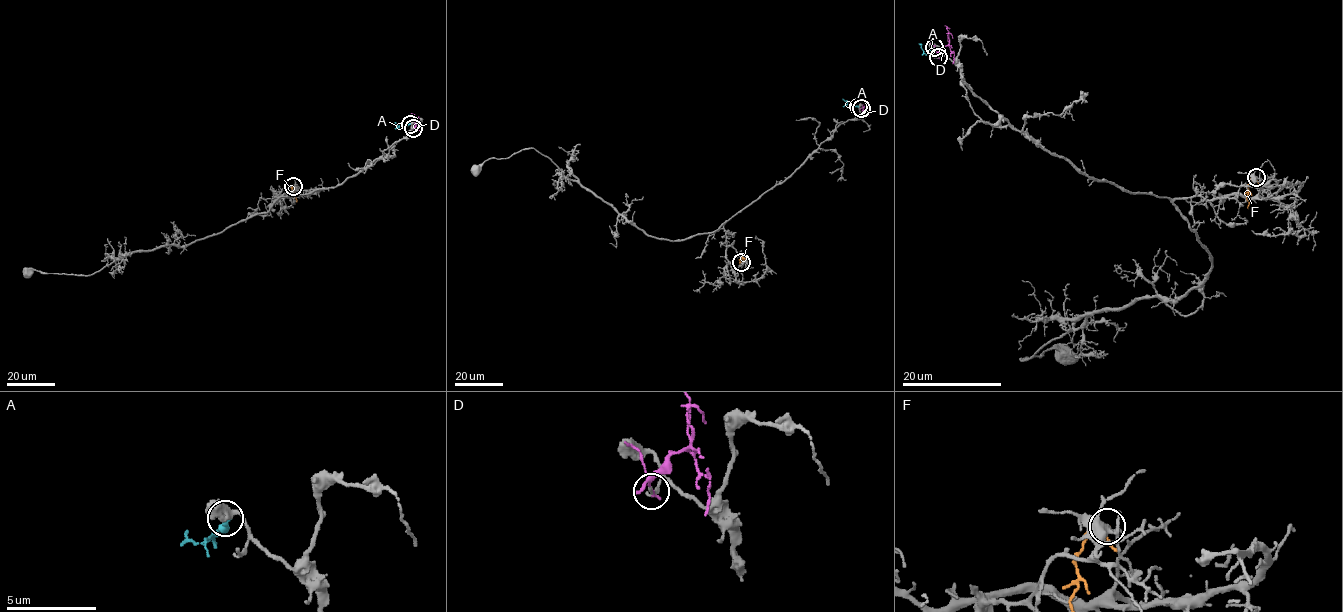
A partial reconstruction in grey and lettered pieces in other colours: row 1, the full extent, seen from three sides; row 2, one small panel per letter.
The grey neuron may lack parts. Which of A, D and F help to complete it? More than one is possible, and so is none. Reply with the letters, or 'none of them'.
none of them

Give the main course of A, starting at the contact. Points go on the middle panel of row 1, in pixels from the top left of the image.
A: (858, 106), (850, 106), (842, 99)

